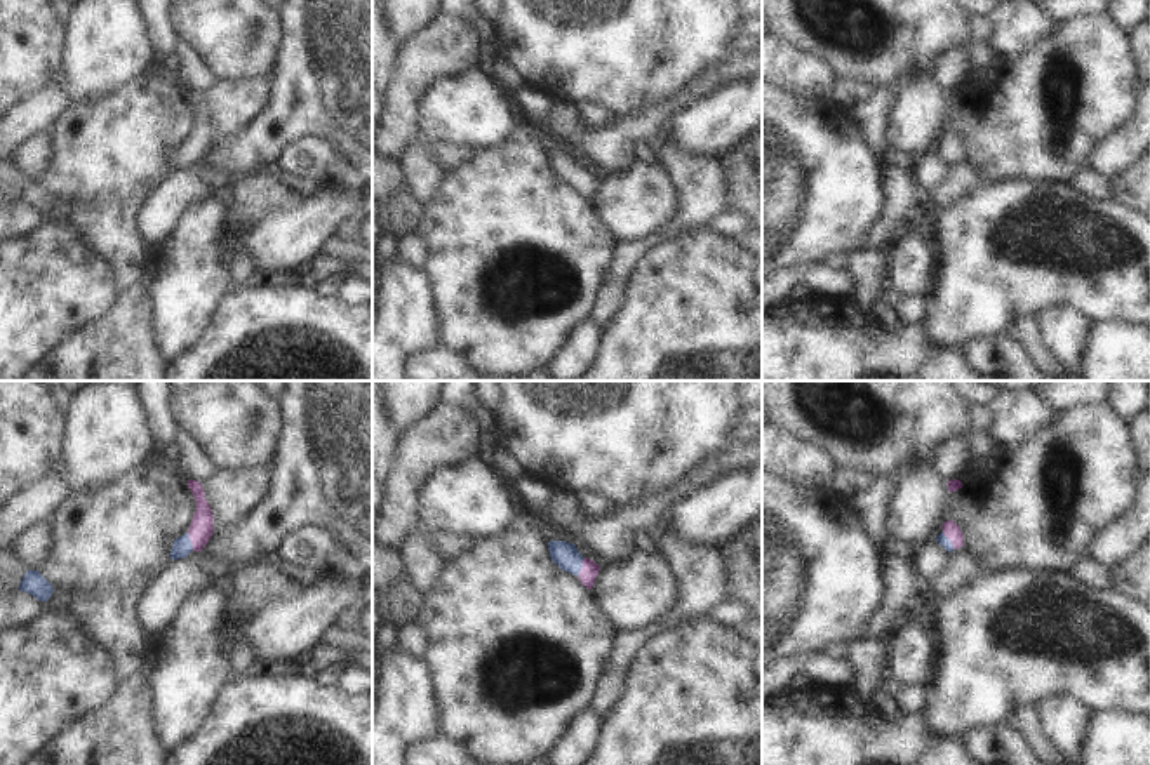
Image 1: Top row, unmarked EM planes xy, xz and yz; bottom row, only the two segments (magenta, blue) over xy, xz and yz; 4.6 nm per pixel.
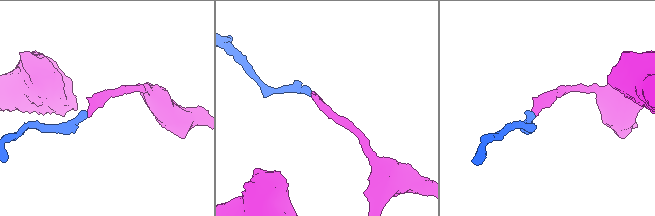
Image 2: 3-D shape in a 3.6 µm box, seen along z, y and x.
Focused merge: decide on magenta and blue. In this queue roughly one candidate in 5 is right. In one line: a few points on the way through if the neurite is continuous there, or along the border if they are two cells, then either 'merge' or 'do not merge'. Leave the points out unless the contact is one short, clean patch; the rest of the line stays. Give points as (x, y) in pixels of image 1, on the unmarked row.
across xy (202, 138), (192, 152), (183, 157) | merge

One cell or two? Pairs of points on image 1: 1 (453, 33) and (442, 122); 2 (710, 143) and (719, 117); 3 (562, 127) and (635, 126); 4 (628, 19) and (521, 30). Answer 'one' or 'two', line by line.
1: two
2: one
3: one
4: one

